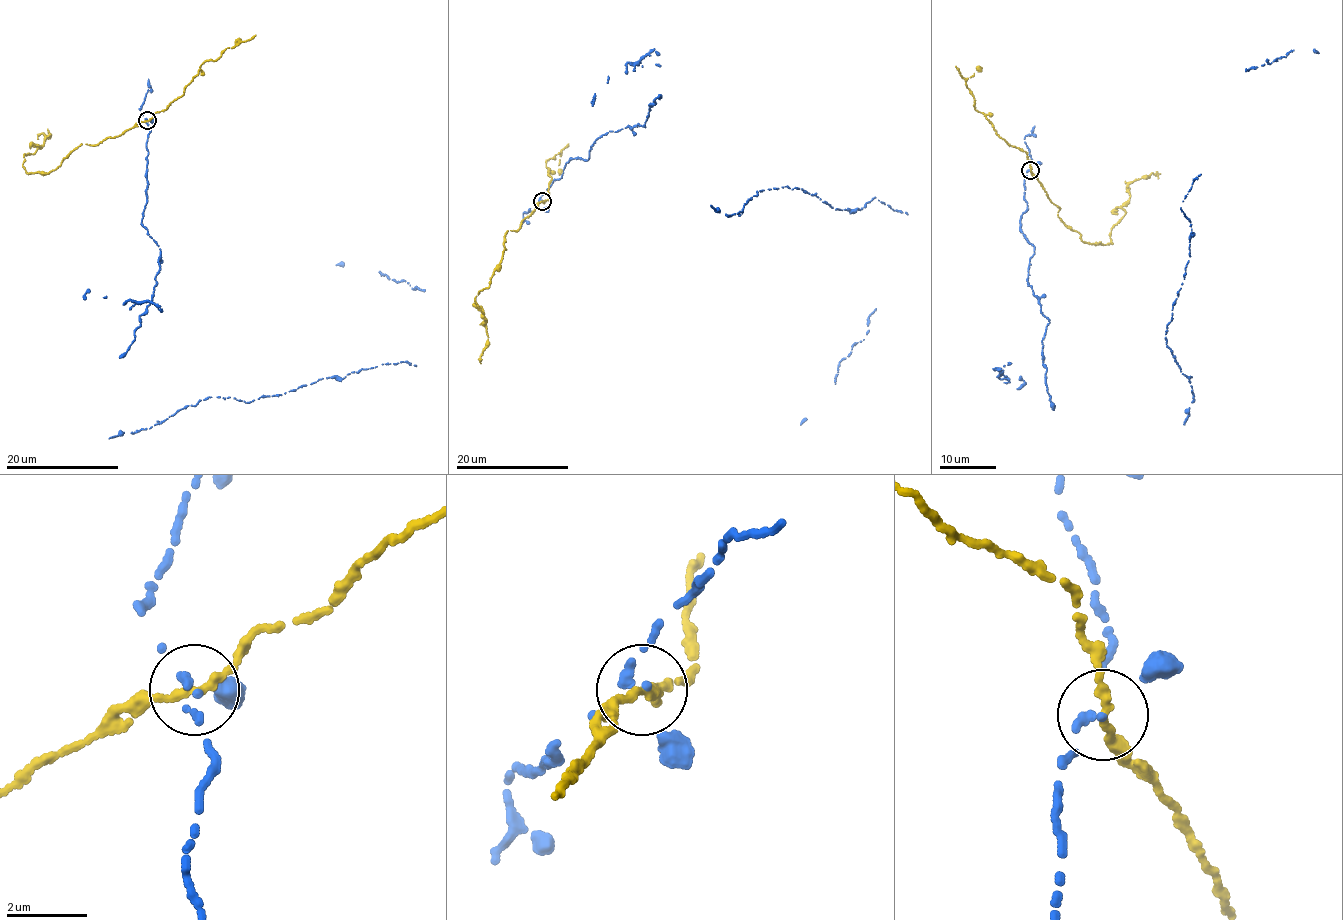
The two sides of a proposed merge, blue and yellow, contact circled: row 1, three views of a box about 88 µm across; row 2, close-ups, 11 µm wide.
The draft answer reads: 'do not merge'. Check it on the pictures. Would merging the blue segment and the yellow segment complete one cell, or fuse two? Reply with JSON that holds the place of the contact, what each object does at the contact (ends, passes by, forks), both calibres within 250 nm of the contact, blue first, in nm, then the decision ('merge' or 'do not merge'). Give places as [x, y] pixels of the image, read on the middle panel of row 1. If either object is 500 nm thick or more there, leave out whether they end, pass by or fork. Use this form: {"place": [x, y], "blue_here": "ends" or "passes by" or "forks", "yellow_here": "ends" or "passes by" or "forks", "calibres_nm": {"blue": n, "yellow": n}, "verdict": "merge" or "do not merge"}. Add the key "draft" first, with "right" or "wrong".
{"draft": "right", "place": [542, 201], "blue_here": "ends", "yellow_here": "passes by", "calibres_nm": {"blue": 190, "yellow": 200}, "verdict": "do not merge"}

